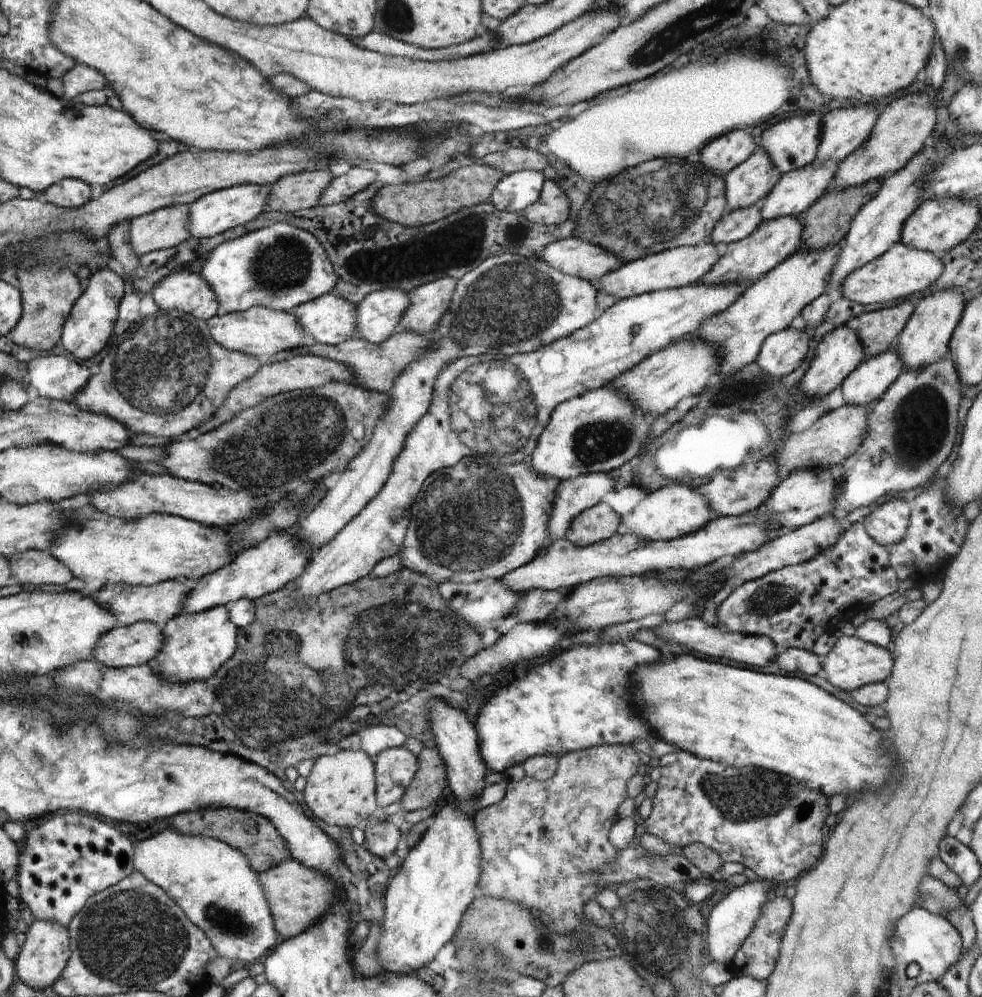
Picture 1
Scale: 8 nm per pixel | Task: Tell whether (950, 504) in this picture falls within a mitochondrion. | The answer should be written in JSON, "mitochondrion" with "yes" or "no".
{"mitochondrion":"no"}

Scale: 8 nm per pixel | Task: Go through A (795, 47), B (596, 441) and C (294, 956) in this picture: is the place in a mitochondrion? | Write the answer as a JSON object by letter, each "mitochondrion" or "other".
{"A":"other","B":"mitochondrion","C":"other"}

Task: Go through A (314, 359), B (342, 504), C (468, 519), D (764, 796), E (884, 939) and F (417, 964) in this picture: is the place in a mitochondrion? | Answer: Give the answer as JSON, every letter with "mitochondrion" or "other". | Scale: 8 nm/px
{"A":"other","B":"other","C":"mitochondrion","D":"mitochondrion","E":"other","F":"other"}

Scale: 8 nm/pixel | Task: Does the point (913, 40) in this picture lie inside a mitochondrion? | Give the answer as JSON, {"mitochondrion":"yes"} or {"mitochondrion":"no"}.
{"mitochondrion":"no"}

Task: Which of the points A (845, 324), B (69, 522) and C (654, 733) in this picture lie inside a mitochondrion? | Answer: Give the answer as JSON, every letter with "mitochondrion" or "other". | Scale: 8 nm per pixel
{"A":"other","B":"other","C":"other"}

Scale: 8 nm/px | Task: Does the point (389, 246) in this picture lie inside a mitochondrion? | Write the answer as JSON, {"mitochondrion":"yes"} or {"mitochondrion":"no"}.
{"mitochondrion":"no"}

